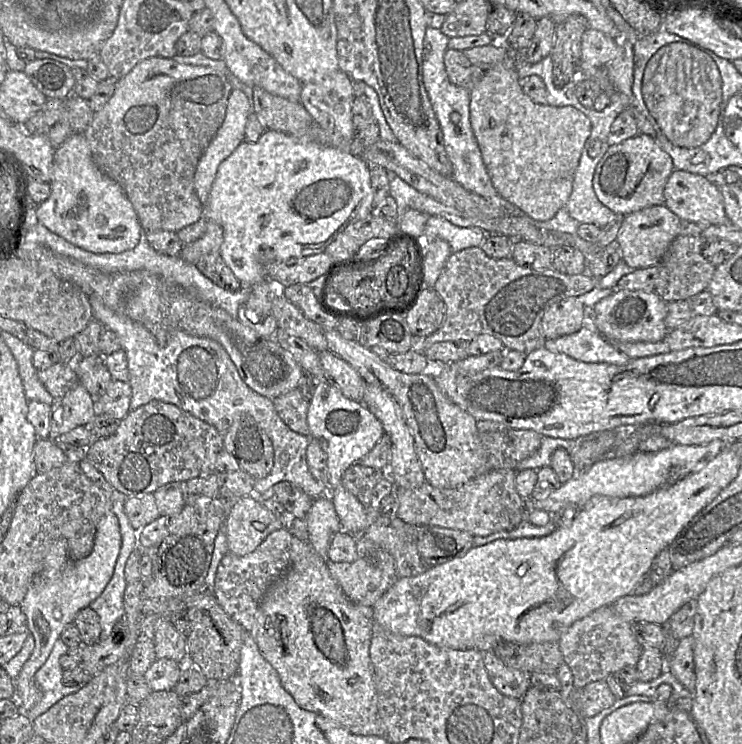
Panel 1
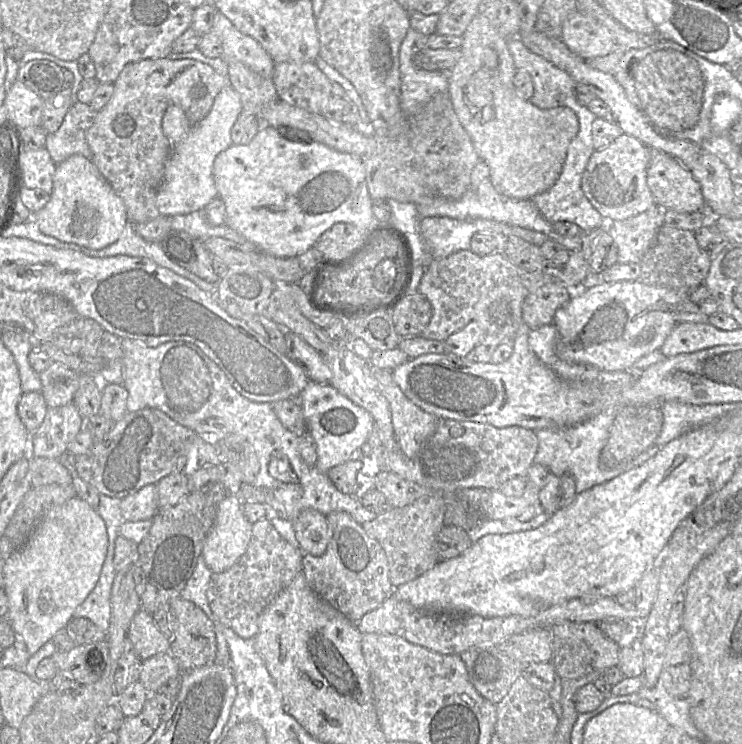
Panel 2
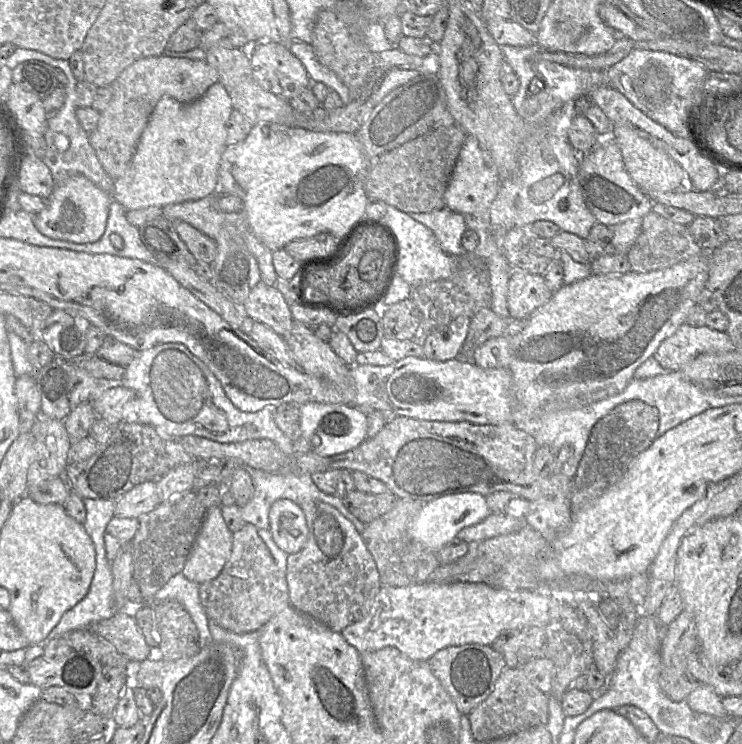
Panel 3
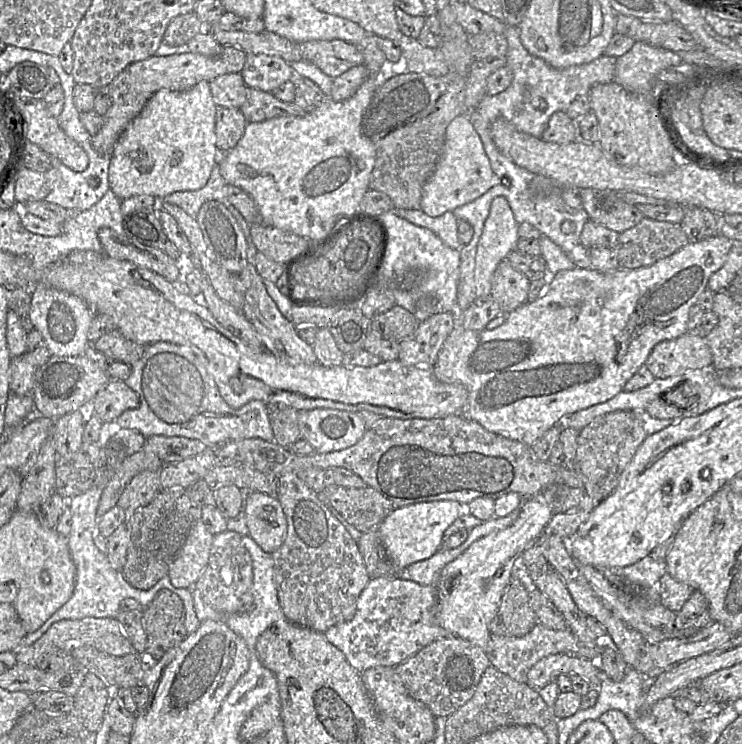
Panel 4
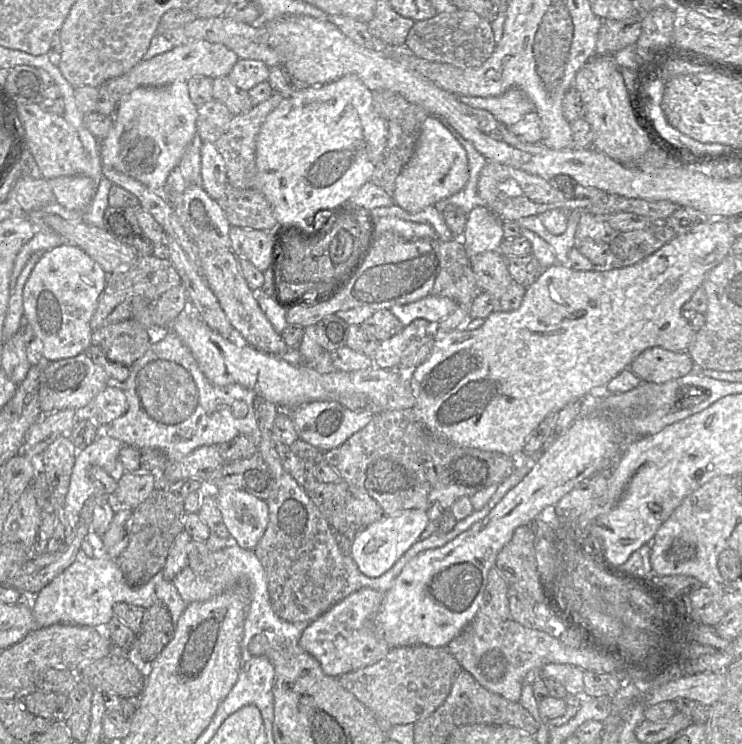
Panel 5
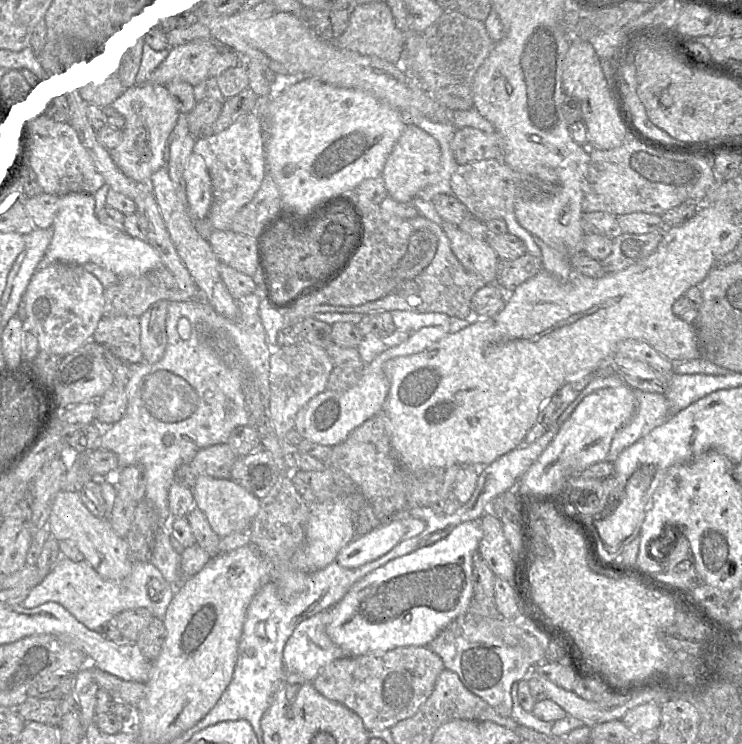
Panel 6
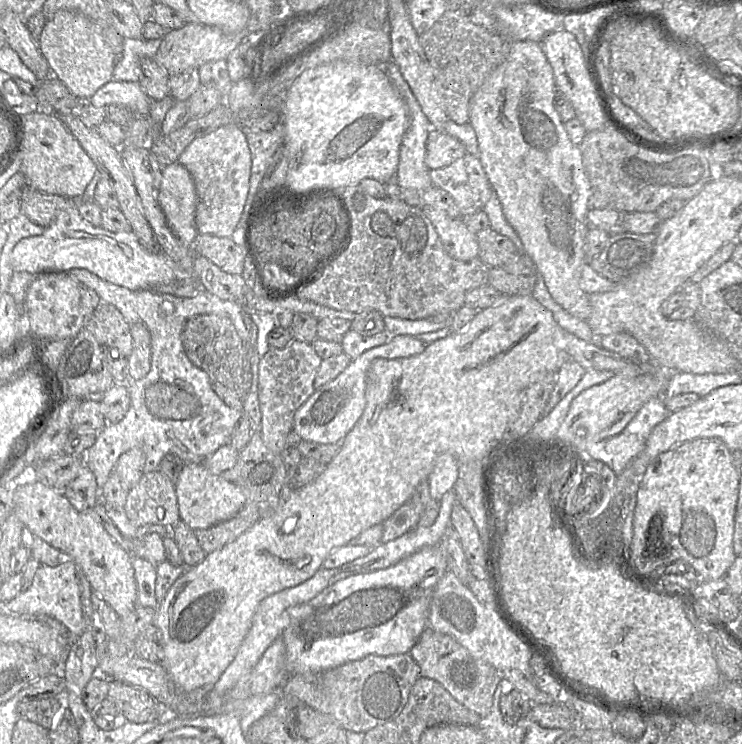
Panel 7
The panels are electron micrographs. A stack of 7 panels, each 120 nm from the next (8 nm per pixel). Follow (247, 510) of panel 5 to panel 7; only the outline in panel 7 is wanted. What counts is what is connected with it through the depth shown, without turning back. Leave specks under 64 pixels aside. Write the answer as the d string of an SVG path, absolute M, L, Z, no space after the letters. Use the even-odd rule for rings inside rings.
M201 462L186 463L174 485L180 520L193 530L210 528L231 519L248 502L236 483L212 474Z

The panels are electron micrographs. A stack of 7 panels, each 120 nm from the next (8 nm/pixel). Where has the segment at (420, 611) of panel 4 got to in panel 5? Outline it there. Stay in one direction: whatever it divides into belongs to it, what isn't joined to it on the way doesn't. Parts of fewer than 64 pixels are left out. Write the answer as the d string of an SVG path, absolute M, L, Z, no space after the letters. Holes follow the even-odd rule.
M371 588L353 592L311 622L302 632L298 645L319 662L328 676L339 677L375 664L392 649L374 620L383 598L384 593Z

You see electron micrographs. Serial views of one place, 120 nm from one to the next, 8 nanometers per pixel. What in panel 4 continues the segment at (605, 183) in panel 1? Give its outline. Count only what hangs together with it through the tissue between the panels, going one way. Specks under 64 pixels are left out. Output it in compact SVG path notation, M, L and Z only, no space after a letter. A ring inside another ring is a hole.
M584 188L577 193L589 219L617 233L634 227L644 217L616 191Z

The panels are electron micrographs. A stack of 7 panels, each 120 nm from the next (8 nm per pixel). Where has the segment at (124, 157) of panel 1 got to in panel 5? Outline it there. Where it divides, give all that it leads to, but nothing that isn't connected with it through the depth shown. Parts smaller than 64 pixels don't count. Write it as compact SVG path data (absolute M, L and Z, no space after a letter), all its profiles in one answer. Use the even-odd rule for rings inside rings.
M190 40L188 43L175 46L170 51L141 61L129 72L120 77L108 80L104 85L117 103L126 95L139 87L164 87L175 82L187 82L193 77L203 76L215 79L227 77L239 60L235 52L220 43L205 40Z

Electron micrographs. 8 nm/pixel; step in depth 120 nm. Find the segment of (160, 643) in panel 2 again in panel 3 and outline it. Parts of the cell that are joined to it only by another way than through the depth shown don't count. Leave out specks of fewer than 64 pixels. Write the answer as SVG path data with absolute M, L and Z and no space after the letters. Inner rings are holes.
M131 610L118 611L109 619L93 623L89 630L110 642L131 663L140 663L151 654L151 648L139 629Z

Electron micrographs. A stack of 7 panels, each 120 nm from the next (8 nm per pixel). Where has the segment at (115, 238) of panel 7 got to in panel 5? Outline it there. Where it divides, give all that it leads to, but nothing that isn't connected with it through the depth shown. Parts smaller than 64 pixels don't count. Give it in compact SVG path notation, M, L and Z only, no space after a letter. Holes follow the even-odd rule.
M60 176L48 183L55 201L68 210L83 212L95 195L95 183L88 176Z

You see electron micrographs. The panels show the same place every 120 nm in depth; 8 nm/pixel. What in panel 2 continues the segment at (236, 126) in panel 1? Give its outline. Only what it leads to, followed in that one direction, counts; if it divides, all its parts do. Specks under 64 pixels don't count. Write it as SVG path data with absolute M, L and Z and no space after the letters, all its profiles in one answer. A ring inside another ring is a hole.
M230 85L218 93L208 115L195 125L191 126L180 107L170 105L166 109L162 130L173 147L156 193L156 207L161 215L172 217L203 210L217 197L213 164L216 157L232 145L231 128L241 111L240 96Z

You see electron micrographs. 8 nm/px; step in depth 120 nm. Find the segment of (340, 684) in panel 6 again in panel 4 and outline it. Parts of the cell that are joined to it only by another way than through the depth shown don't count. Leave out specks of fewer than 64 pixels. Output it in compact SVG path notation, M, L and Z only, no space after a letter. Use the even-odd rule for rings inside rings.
M457 637L435 640L395 667L408 694L426 705L435 718L445 718L472 698L485 670L490 666L481 647Z

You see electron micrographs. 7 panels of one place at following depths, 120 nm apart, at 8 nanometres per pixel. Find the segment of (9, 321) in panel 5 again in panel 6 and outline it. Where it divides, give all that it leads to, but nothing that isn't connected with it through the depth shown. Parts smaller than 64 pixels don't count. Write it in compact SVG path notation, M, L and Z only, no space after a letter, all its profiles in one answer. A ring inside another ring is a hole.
M33 228L24 235L26 255L13 280L8 301L2 309L3 328L10 318L16 315L23 294L39 262L43 259L51 239L51 228Z

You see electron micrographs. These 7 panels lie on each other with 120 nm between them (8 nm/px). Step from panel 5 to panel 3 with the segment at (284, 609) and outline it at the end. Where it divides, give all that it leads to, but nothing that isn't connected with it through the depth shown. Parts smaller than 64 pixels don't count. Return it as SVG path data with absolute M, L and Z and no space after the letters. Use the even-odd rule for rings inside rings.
M319 500L300 504L308 528L304 547L290 554L286 564L289 603L333 631L341 632L369 613L382 587L375 560L362 534L336 508Z

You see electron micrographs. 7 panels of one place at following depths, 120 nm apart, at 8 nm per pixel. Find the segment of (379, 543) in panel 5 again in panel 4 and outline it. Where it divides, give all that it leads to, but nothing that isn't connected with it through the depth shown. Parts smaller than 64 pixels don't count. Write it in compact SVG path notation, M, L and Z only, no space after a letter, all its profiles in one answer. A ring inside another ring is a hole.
M441 500L416 503L393 510L377 527L388 558L401 570L433 556L441 548L448 527L467 513L466 506L456 501Z

